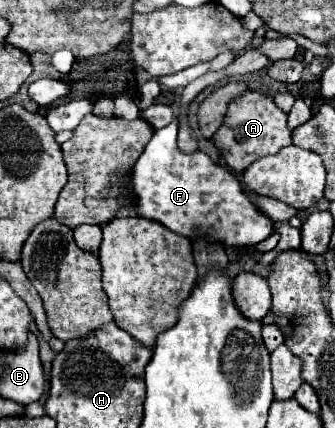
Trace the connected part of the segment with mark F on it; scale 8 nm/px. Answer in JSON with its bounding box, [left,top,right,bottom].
[131,122,275,248]

